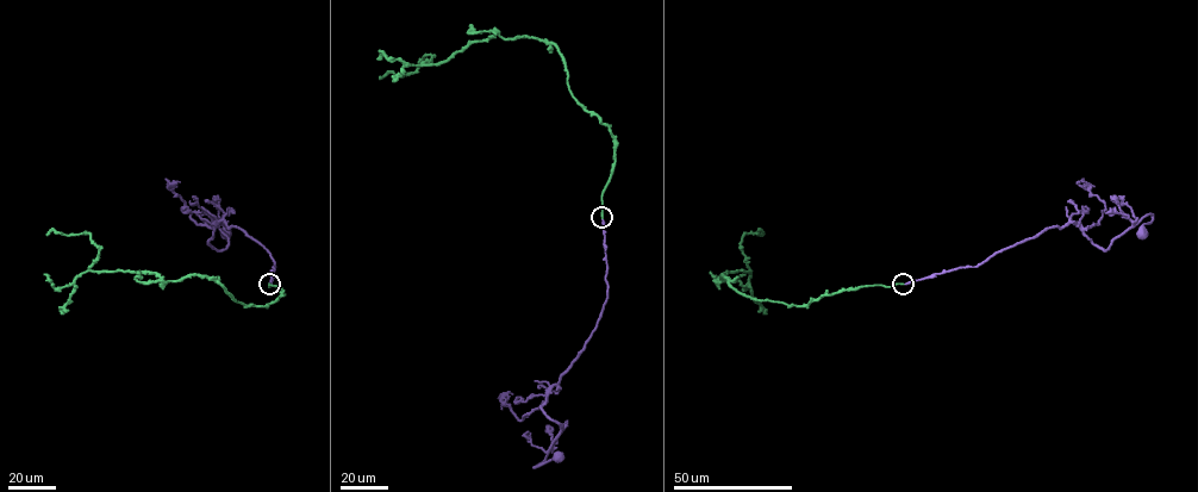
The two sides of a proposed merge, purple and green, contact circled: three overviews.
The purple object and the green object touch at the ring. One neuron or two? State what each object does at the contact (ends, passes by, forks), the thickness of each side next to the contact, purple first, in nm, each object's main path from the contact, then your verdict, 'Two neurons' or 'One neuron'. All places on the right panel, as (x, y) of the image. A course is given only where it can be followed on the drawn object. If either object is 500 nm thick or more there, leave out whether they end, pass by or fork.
At the ring purple ends. At the ring green ends. Thickness 160 nm (purple) against 240 nm. Course of purple: (903, 284), (977, 267), (1071, 220), (1104, 250), (1150, 215), (1152, 219), (1142, 226), (1141, 234). Course of green: (903, 284), (797, 306), (740, 293), (722, 274), (716, 281), (750, 271), (740, 243), (746, 234), (763, 235). One neuron

